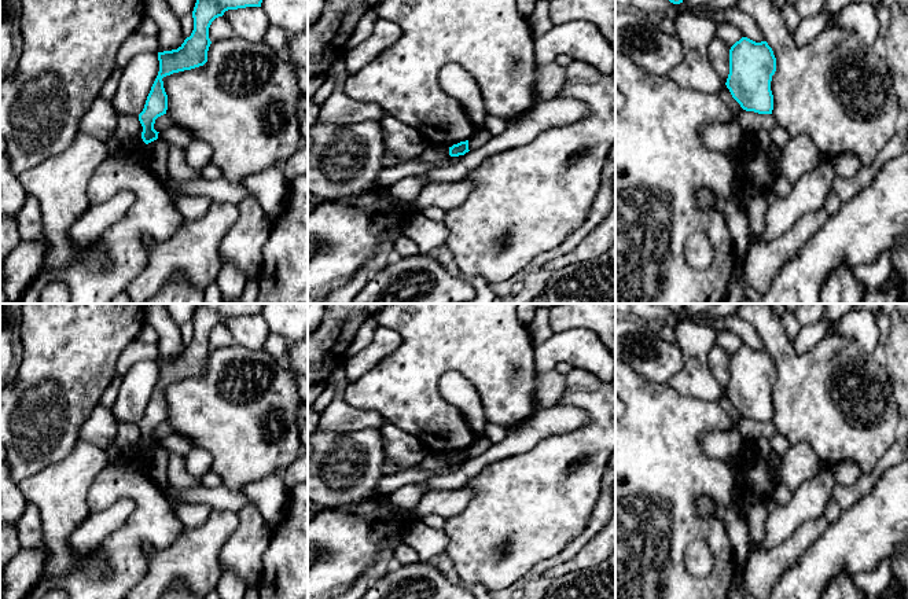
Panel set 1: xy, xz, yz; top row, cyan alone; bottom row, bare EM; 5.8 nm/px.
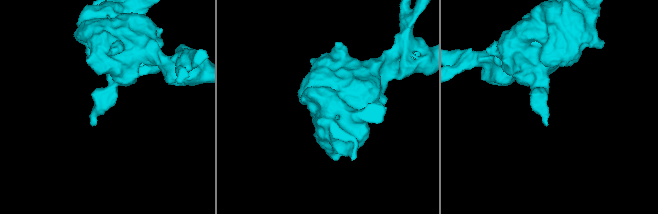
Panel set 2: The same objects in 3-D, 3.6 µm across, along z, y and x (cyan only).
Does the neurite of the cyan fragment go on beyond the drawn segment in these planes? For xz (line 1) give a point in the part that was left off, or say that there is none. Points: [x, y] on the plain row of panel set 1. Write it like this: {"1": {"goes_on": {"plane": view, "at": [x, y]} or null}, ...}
{"1": {"goes_on": null}}

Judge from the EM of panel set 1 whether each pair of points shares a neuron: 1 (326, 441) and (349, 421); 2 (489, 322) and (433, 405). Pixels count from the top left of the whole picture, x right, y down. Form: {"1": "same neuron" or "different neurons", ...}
{"1": "different neurons", "2": "same neuron"}

